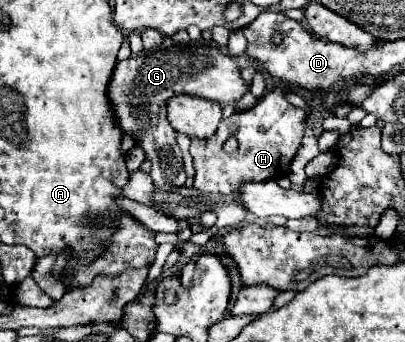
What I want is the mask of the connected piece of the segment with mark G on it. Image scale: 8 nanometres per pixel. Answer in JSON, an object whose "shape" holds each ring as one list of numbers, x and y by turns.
{"shape":[[199,44,187,48,169,48,169,50,145,50,139,56,119,60,109,84,109,98,123,132,135,136,149,156,153,168,153,184,161,190,179,188,185,184,183,156,175,142,175,130,167,122,165,104,171,96,191,94,201,98,211,98,221,104,233,104,251,86,243,80,235,60,229,54,223,54,217,46]]}

